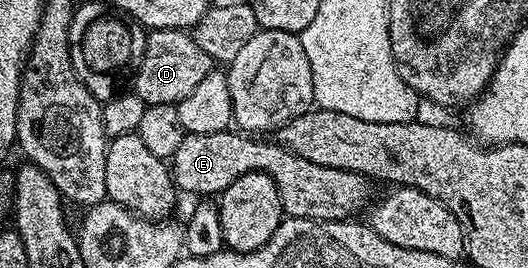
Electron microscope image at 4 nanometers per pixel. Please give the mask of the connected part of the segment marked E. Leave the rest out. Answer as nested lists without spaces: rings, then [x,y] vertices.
[[[230,129],[208,134],[184,133],[181,148],[177,148],[175,157],[169,166],[176,187],[180,191],[188,190],[191,194],[203,194],[199,196],[211,196],[207,194],[218,196],[225,188],[229,188],[229,184],[233,184],[233,180],[237,180],[237,176],[245,176],[245,172],[250,170],[260,170],[268,174],[277,184],[277,192],[281,196],[284,215],[289,218],[312,218],[318,222],[341,222],[354,219],[363,209],[364,213],[372,205],[371,186],[373,187],[373,182],[365,175],[341,168],[325,168],[321,164],[313,164],[310,160],[301,160],[301,156],[289,152],[274,140],[257,142],[253,139],[256,137],[248,136],[246,133],[231,133]]]

